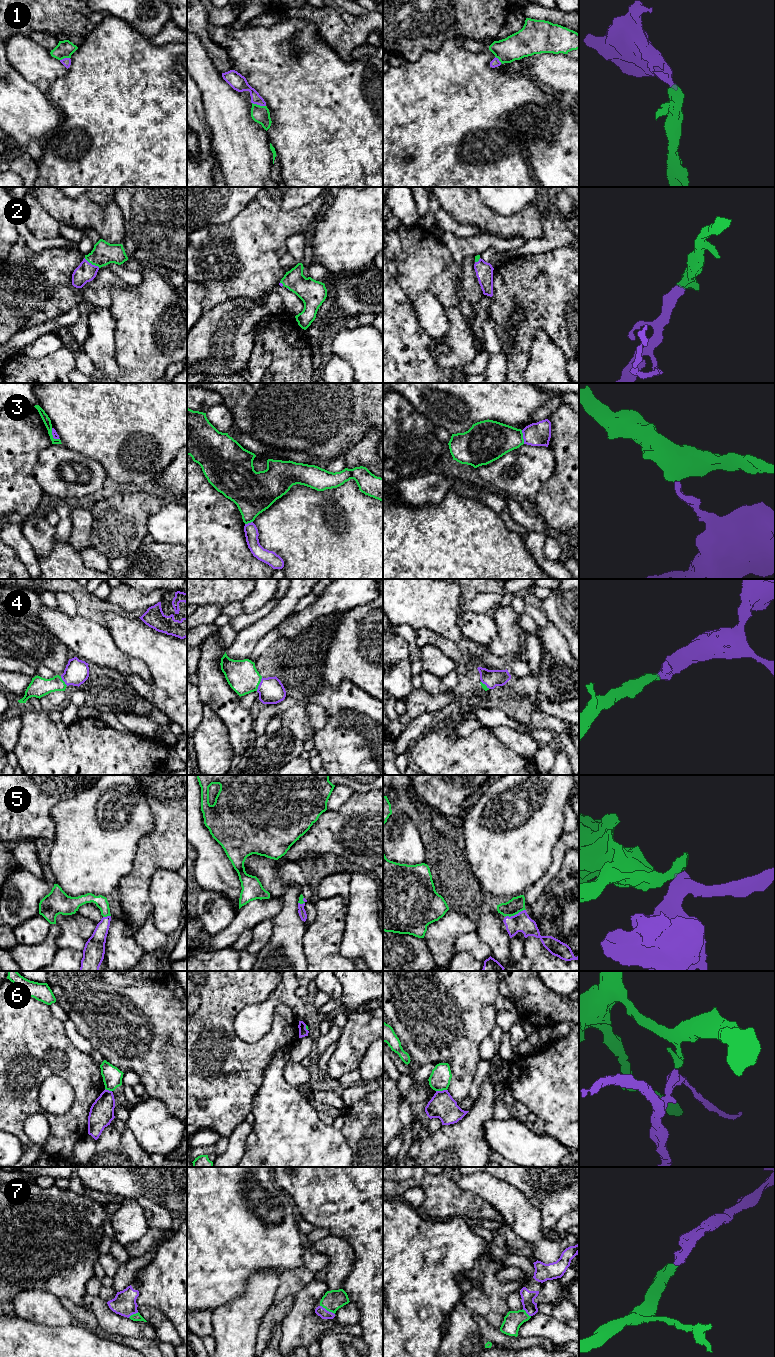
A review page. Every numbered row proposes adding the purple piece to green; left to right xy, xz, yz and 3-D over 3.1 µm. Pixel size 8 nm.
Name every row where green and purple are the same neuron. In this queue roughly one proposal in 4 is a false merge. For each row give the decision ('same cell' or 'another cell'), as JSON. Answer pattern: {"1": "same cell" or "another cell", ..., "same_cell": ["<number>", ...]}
{"1": "same cell", "2": "same cell", "3": "another cell", "4": "same cell", "5": "same cell", "6": "another cell", "7": "same cell", "same_cell": ["1", "2", "4", "5", "7"]}

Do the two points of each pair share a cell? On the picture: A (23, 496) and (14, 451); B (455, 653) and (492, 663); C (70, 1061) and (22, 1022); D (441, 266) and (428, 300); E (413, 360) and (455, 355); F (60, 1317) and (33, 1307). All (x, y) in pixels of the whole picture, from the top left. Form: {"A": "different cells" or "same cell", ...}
{"A": "same cell", "B": "same cell", "C": "same cell", "D": "different cells", "E": "different cells", "F": "same cell"}

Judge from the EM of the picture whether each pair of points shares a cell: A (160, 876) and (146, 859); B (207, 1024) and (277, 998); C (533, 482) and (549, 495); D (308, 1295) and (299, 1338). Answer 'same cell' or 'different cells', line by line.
A: different cells
B: different cells
C: different cells
D: same cell

